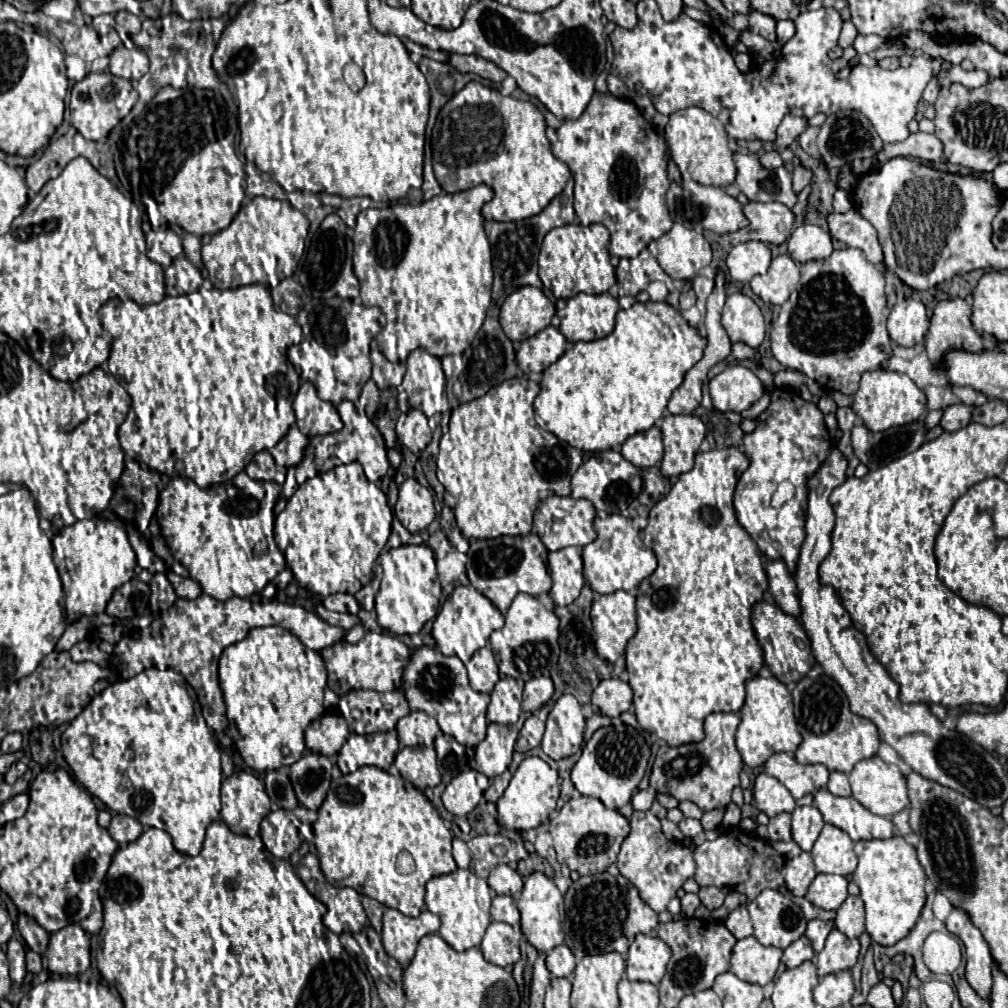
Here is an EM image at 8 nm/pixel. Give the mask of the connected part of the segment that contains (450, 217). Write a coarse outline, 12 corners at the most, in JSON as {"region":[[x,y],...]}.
{"region":[[492,188],[358,214],[390,362],[463,354],[490,308]]}

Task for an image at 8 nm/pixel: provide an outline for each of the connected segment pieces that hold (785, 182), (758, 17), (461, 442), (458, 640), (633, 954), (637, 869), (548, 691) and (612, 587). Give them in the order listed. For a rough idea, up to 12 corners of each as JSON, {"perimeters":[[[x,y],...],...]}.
{"perimeters":[[[734,154],[736,186],[750,202],[796,206],[792,172]],[[752,12],[750,32],[776,40],[776,20],[762,12]],[[539,384],[452,410],[435,458],[464,538],[526,536],[582,454],[546,446]],[[456,586],[434,620],[442,654],[466,664],[504,626],[484,594]],[[638,934],[628,950],[628,980],[660,984],[672,950]],[[650,810],[634,812],[616,866],[664,912],[696,872]],[[532,678],[524,686],[522,710],[540,710],[554,694],[550,678]],[[622,514],[596,518],[584,546],[594,592],[636,590],[656,556]]]}

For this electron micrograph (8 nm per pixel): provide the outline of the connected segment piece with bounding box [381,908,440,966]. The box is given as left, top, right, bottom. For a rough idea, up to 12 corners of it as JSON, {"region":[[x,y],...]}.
{"region":[[422,910],[410,918],[384,912],[384,950],[402,966],[416,954],[420,938],[438,932],[440,918]]}

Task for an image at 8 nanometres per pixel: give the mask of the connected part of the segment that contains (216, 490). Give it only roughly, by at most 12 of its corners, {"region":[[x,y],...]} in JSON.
{"region":[[172,478],[156,518],[208,596],[260,592],[286,558],[275,482]]}

